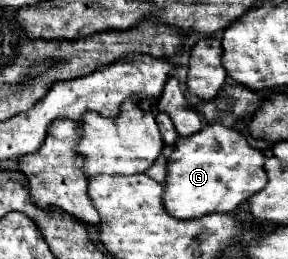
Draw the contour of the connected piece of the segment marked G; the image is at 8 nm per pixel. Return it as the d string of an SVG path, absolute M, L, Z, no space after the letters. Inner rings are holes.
M208 124L198 134L178 138L174 152L166 158L166 182L162 194L166 212L178 220L196 220L212 212L234 212L236 206L266 186L264 160L260 150L250 148L244 134L220 124Z

